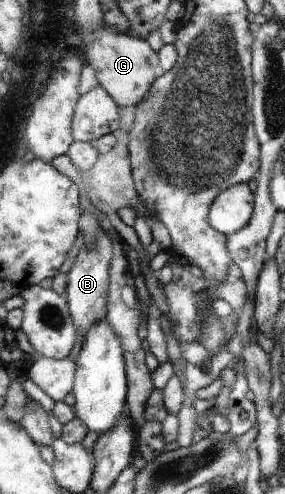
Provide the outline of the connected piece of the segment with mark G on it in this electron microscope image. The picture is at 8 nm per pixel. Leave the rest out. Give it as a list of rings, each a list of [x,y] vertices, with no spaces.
[[[112,29],[95,31],[95,43],[87,45],[87,61],[96,73],[100,86],[106,89],[121,107],[139,105],[159,75],[158,52],[154,52],[146,39],[120,34]]]

